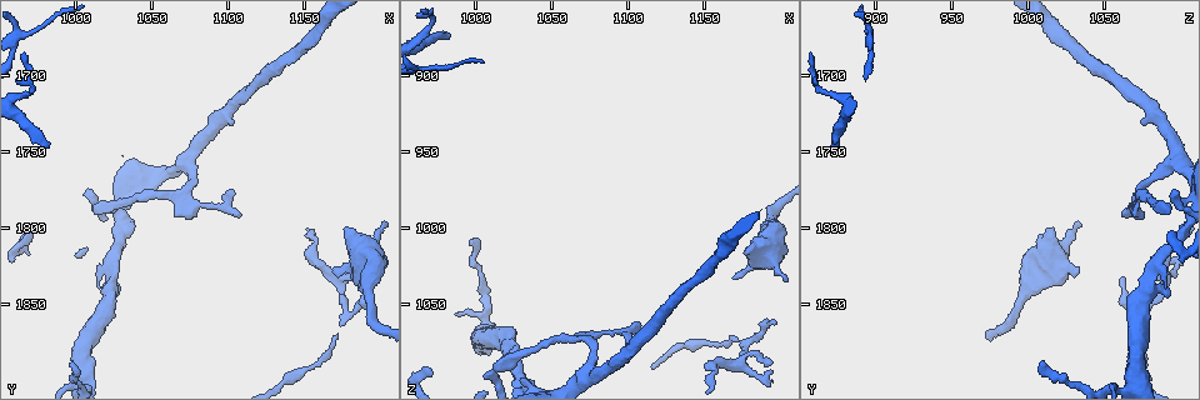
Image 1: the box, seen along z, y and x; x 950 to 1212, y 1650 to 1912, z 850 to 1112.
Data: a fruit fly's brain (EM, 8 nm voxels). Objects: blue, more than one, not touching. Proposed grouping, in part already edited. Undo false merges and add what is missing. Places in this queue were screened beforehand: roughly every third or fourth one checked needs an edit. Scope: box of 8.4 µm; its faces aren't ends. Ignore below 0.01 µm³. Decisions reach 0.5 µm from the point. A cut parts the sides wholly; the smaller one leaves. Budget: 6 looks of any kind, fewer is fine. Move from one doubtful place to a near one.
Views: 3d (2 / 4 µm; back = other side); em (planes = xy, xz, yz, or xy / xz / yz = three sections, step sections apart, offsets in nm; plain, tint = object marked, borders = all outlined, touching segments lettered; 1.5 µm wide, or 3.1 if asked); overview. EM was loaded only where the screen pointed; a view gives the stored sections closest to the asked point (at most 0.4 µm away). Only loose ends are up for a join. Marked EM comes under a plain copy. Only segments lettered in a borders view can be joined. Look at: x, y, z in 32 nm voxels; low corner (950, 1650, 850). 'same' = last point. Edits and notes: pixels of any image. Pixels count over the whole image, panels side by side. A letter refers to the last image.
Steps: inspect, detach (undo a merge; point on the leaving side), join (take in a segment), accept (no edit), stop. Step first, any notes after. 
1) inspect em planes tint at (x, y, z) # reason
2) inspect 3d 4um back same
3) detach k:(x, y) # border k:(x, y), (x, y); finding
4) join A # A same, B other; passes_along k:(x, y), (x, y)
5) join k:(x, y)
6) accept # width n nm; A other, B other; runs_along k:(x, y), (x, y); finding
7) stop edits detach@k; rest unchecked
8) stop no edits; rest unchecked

inspect 3d 4um at (1180, 1858, 1074) # abrupt turn

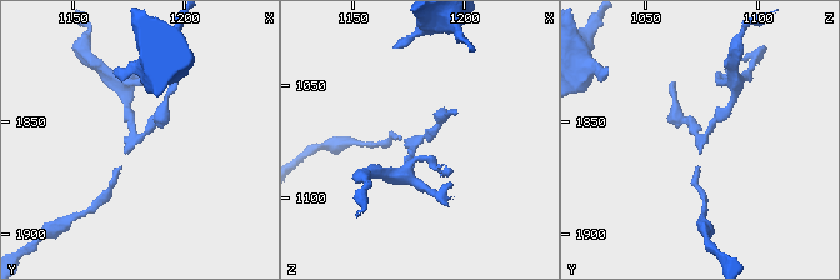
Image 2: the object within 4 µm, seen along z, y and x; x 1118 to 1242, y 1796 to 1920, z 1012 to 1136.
inspect em yz step 8 tint at (1180, 1857, 1073)

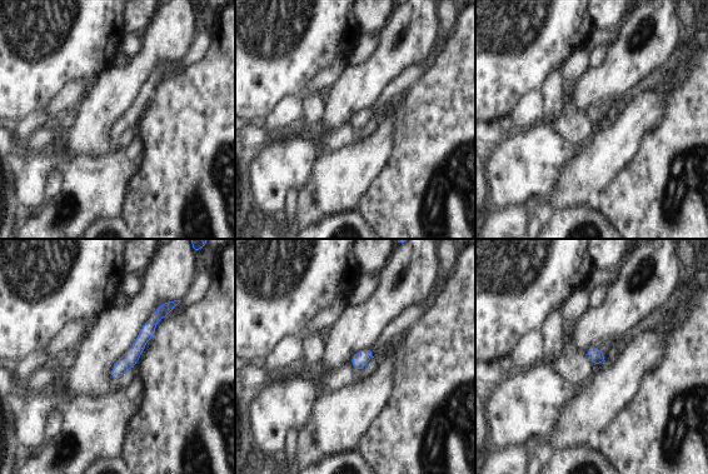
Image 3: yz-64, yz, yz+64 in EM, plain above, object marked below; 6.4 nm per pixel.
inspect em planes borders same

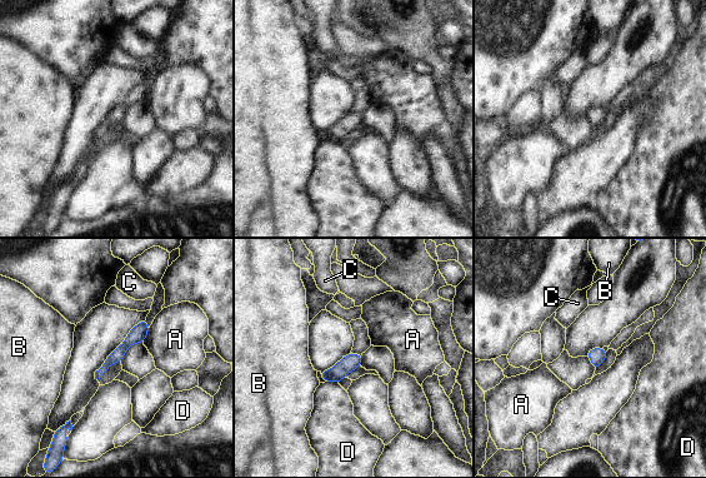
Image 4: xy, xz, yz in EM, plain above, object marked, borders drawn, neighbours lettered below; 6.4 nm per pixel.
accept # A other, B other, C other, D other; border 4:(150, 327), (143, 342); one neuron here

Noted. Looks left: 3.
inspect 3d 4um at (1174, 1800, 1016) # branch stops here

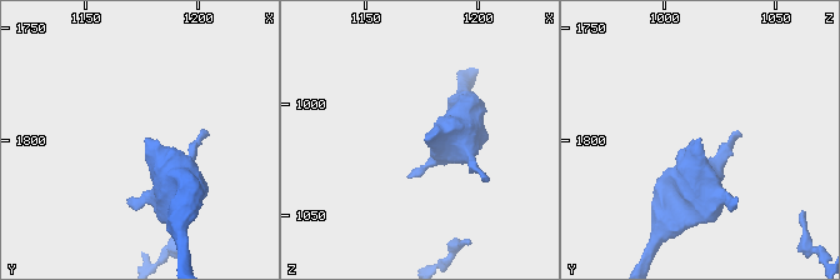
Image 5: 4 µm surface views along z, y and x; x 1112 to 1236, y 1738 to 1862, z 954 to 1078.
inspect em planes borders at (1177, 1799, 1017)

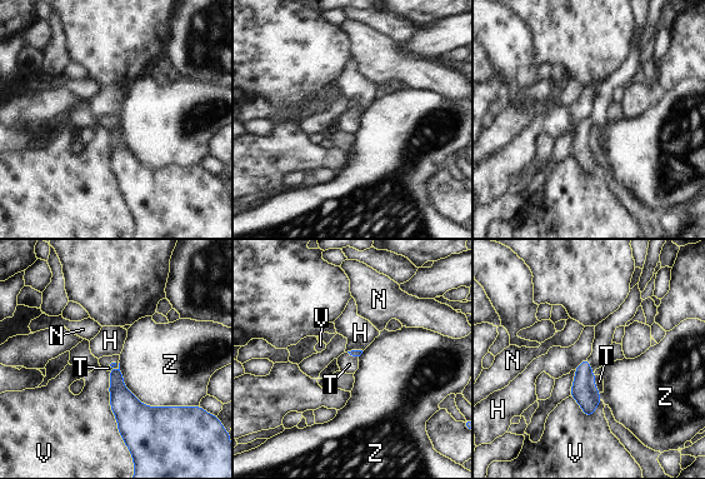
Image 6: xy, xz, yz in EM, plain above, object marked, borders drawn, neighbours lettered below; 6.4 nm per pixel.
join T # H other, N other, T same, V other, Z other; passes_along 6:(123, 403), (113, 367), (104, 362); it goes on there

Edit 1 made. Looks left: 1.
stop edits join@6; rest unchecked

